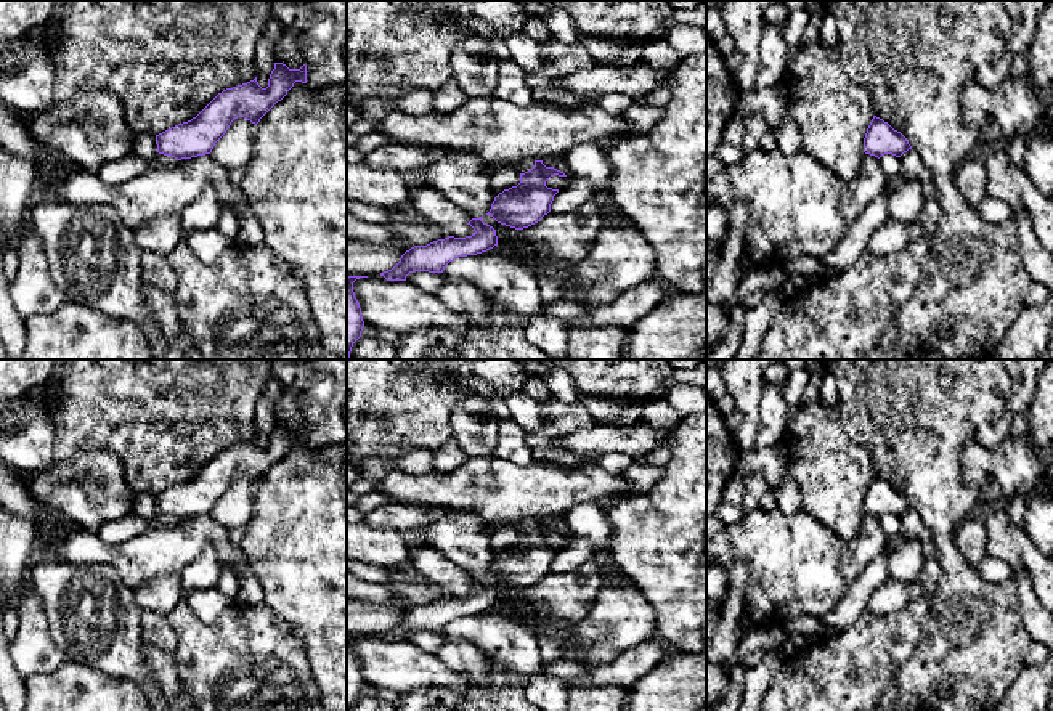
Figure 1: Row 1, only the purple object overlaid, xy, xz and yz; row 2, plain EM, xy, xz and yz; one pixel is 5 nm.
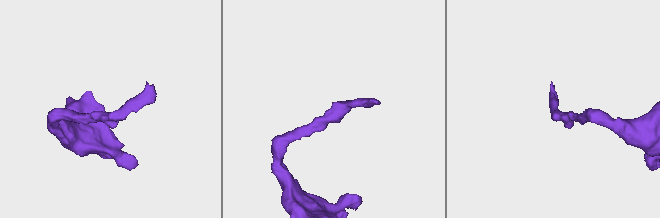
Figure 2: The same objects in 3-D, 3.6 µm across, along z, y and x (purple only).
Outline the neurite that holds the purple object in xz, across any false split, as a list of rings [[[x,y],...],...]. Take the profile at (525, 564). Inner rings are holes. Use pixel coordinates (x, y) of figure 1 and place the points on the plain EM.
[[[535,520],[531,530],[520,533],[520,542],[499,552],[486,575],[491,575],[498,583],[523,589],[538,583],[551,571],[551,563],[559,549],[546,546],[546,541],[554,536],[567,536],[563,531],[546,526],[543,520]]]

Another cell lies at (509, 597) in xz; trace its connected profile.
[[[486,573],[482,576],[482,581],[496,589],[498,603],[501,607],[504,607],[506,610],[515,613],[523,621],[535,626],[538,631],[547,631],[547,632],[557,634],[560,637],[565,636],[565,628],[546,628],[539,618],[536,618],[523,610],[523,605],[520,600],[520,597],[522,597],[520,589],[501,584],[491,575],[486,575]]]

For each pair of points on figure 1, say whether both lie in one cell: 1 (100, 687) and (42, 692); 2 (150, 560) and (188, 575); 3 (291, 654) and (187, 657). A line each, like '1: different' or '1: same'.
1: same
2: different
3: same

